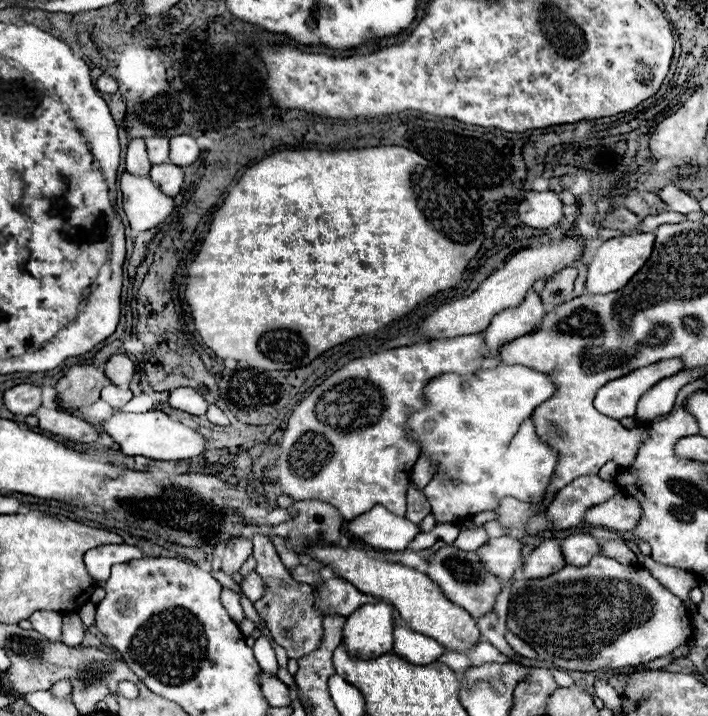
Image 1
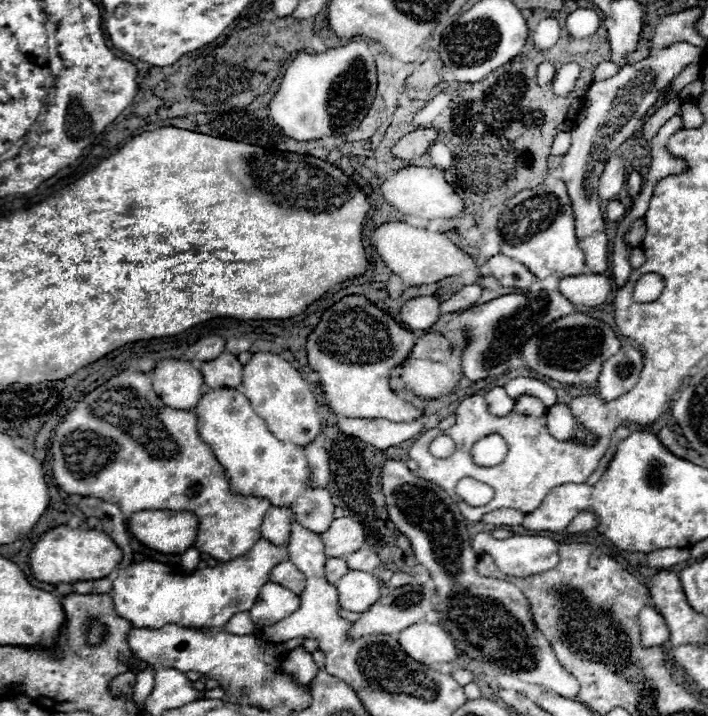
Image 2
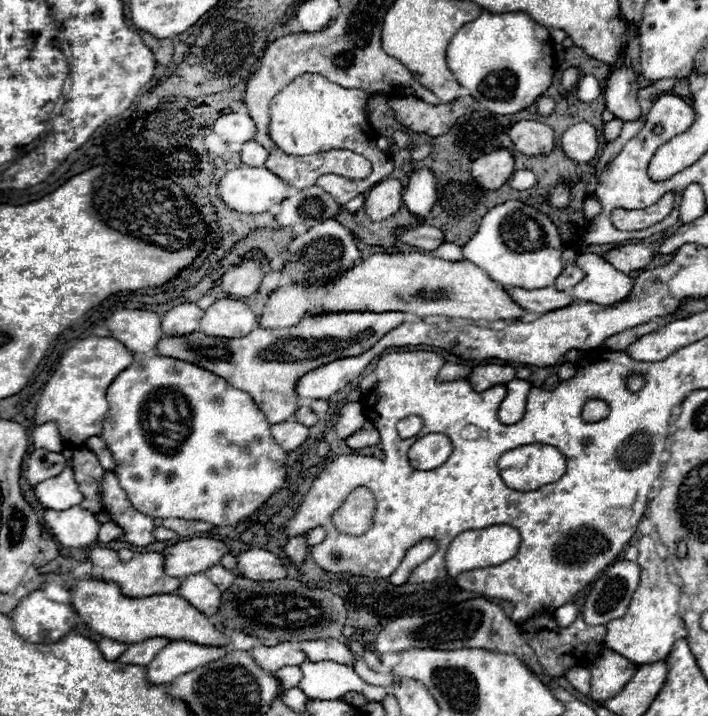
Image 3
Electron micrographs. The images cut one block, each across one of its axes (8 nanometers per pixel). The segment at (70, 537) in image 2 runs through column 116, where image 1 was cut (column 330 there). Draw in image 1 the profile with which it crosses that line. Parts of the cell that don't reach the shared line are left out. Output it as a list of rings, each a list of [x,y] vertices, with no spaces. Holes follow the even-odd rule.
[[[350,544],[348,548],[340,548],[340,546],[308,548],[308,554],[312,554],[314,560],[320,560],[328,568],[332,568],[338,576],[354,584],[358,590],[388,600],[400,612],[400,618],[408,626],[412,626],[412,630],[428,638],[434,638],[446,650],[468,652],[478,644],[480,630],[476,626],[476,620],[466,610],[458,608],[448,598],[444,598],[440,588],[426,574],[416,572],[404,564],[392,564],[386,560],[370,558],[366,550],[360,550],[356,544]]]

